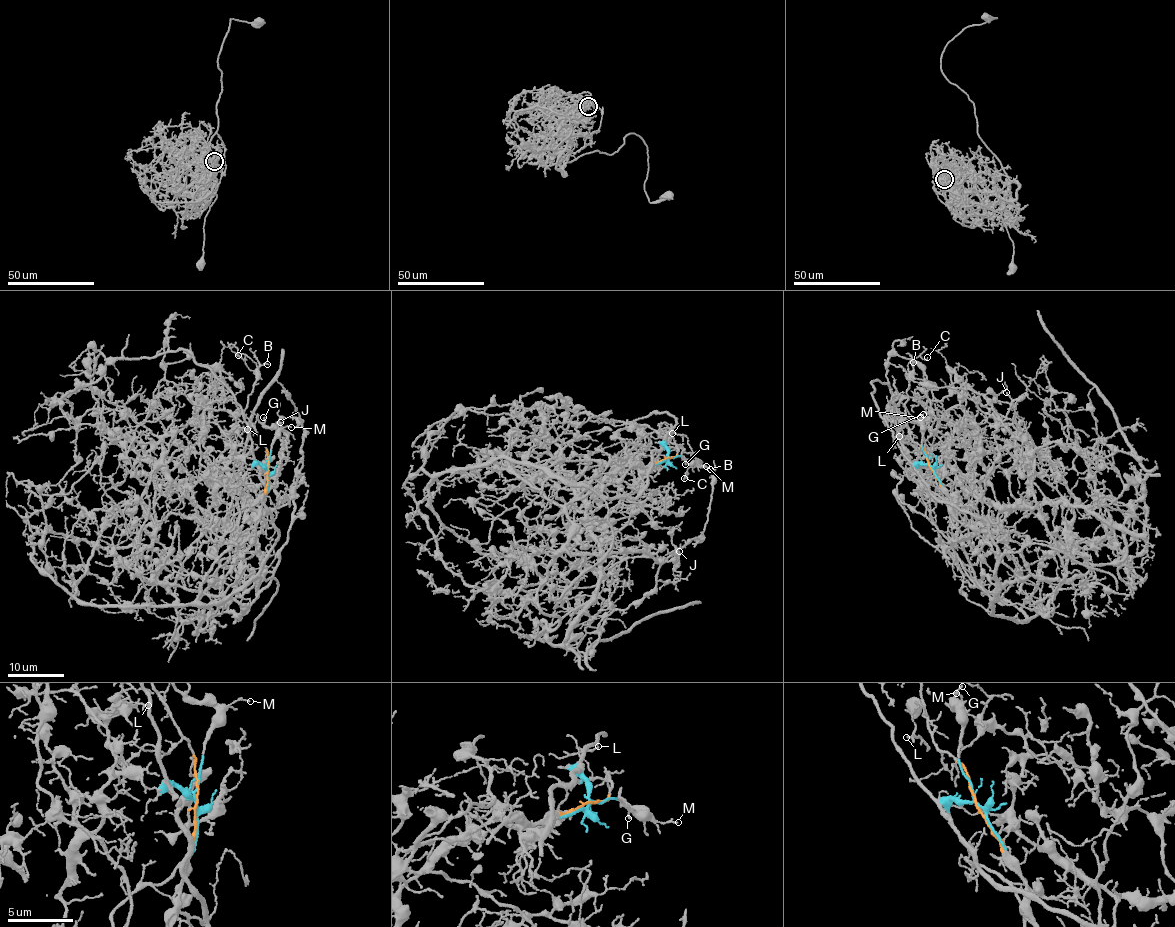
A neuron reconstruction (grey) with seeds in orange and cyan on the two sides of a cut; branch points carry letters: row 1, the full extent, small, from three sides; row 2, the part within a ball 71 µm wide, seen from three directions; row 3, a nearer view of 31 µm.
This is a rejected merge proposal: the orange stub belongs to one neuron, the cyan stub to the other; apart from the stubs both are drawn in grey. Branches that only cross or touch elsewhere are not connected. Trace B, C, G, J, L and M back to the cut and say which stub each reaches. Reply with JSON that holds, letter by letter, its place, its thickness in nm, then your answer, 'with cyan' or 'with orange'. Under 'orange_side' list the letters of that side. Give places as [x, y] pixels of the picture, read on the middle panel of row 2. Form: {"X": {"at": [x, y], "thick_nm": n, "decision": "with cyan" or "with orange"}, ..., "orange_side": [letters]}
{"B": {"at": [710, 469], "thick_nm": 170, "decision": "with orange"}, "C": {"at": [684, 478], "thick_nm": 110, "decision": "with orange"}, "G": {"at": [685, 464], "thick_nm": 110, "decision": "with cyan"}, "J": {"at": [679, 551], "thick_nm": 130, "decision": "with orange"}, "L": {"at": [672, 433], "thick_nm": 90, "decision": "with orange"}, "M": {"at": [706, 466], "thick_nm": 130, "decision": "with cyan"}, "orange_side": ["B", "C", "J", "L"]}

